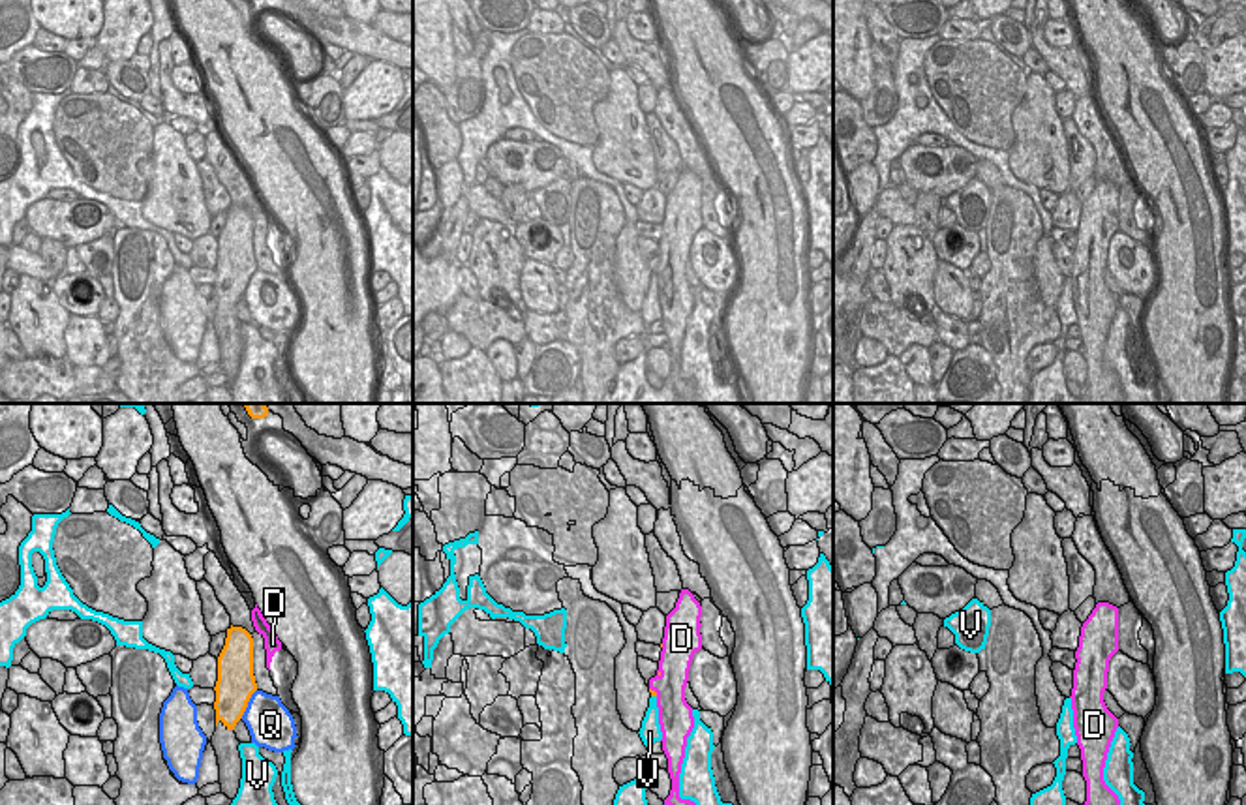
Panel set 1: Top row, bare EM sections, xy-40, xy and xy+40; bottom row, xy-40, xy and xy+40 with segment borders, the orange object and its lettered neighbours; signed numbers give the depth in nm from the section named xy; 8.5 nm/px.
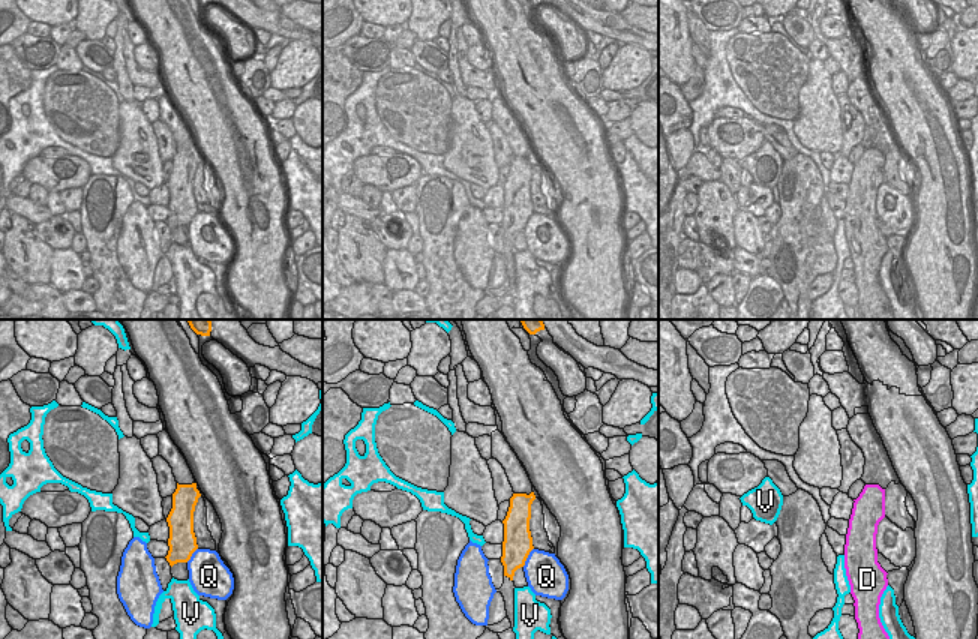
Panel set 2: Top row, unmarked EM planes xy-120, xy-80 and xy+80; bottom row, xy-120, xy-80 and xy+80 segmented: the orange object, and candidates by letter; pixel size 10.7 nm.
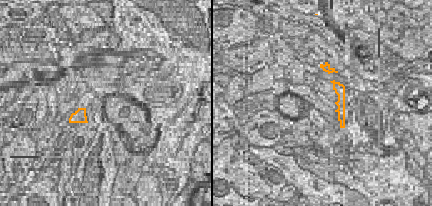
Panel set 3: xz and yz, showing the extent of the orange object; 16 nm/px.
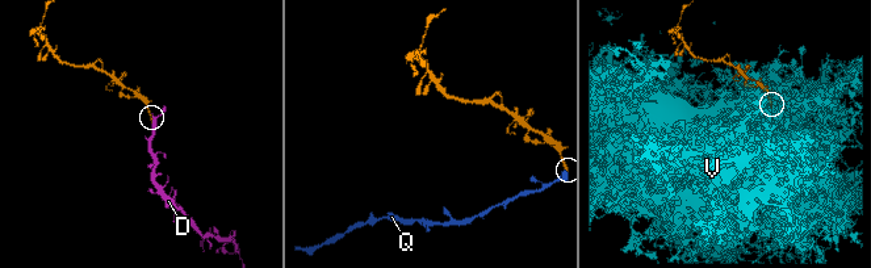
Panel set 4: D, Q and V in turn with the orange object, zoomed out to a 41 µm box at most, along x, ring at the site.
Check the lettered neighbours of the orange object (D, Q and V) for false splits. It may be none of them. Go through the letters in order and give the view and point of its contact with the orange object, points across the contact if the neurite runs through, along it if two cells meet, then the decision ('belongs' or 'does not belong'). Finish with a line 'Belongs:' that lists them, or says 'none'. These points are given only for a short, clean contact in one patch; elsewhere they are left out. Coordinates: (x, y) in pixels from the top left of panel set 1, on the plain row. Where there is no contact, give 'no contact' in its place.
D: meets orange in xy at (653, 271); belongs
Q: meets orange in xy-40 at (246, 284); border along xy-40 (256, 269), (241, 297); does not belong
V: meets orange in xy at (653, 274); does not belong
Belongs: D

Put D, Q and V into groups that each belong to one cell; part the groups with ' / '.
D / Q / V

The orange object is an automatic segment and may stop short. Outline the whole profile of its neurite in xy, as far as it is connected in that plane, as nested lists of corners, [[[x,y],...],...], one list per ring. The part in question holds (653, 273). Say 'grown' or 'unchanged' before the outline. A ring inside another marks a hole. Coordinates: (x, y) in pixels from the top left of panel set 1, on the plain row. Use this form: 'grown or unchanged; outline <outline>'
grown; outline [[[681,169],[676,188],[666,195],[657,255],[649,259],[649,272],[657,278],[661,321],[672,358],[672,370],[664,385],[674,388],[676,403],[700,403],[696,383],[679,377],[679,353],[687,317],[694,308],[685,266],[692,236],[702,229],[700,197],[700,182],[689,169]]]

